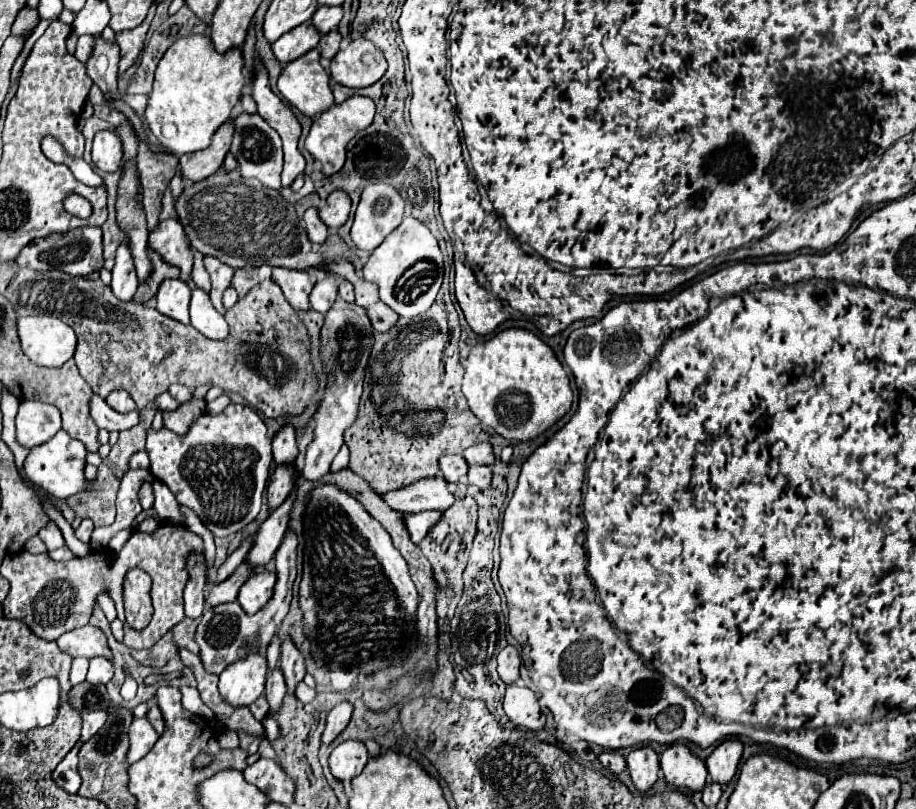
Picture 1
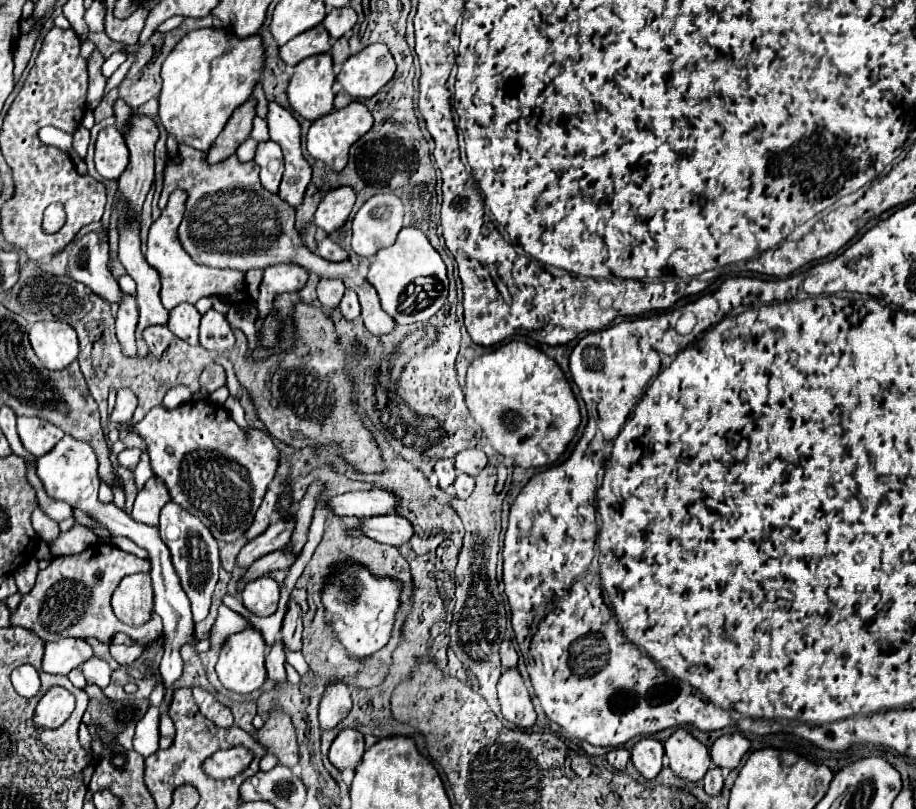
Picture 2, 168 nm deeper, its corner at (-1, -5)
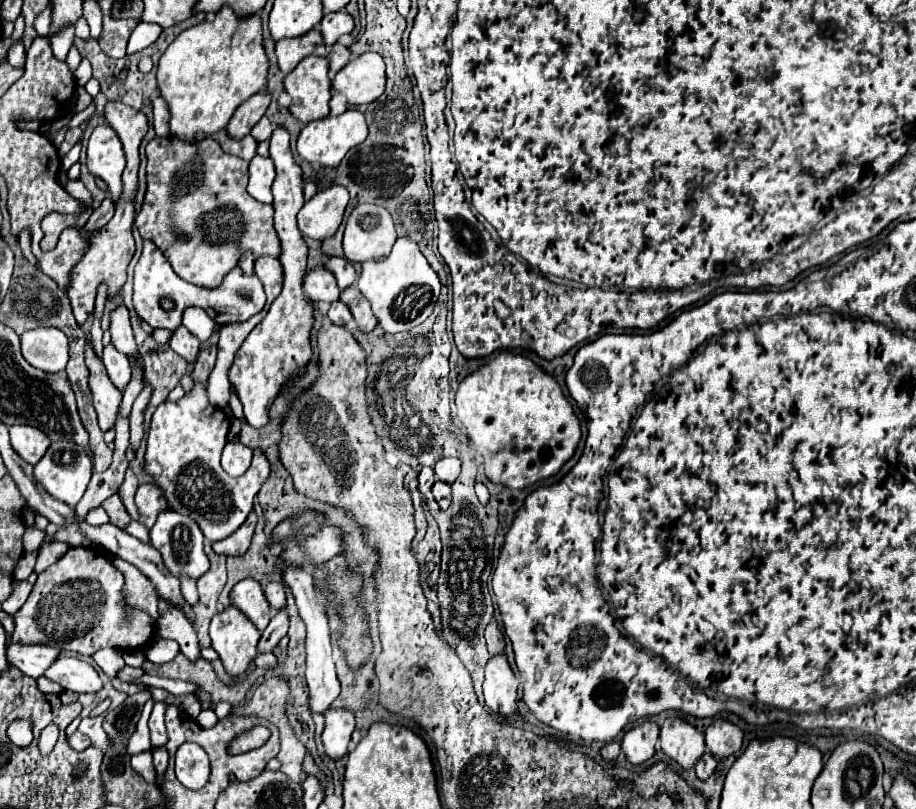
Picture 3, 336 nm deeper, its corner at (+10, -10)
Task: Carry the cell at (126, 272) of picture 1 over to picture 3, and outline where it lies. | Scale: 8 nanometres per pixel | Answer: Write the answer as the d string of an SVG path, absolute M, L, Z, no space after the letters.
M109 343L103 351L103 363L105 363L107 375L113 381L113 385L123 391L125 385L129 383L129 379L131 379L131 367L129 367L127 357L121 351L117 351L113 347L113 343Z

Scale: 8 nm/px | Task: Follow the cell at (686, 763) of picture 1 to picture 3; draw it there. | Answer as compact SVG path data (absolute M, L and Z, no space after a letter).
M667 717L661 727L661 751L679 763L683 769L695 767L699 757L705 753L703 733L681 717Z

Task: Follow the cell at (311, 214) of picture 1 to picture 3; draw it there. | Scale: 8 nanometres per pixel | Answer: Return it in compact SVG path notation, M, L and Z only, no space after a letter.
M327 257L325 269L329 269L335 275L339 289L345 289L347 285L351 285L355 281L355 269L353 269L353 263L349 259Z

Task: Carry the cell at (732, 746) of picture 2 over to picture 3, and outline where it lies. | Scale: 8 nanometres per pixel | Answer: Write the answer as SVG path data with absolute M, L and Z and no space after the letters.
M715 721L705 731L705 745L717 759L735 755L743 745L743 731L729 721Z

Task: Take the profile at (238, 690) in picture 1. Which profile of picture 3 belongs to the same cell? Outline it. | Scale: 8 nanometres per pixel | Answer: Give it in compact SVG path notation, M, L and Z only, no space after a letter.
M233 605L211 619L211 647L217 651L223 669L229 677L243 677L257 655L261 633Z

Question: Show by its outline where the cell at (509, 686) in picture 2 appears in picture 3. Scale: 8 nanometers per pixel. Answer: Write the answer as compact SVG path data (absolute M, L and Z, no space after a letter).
M491 657L485 669L483 695L487 707L503 717L517 715L517 679L507 663L507 657Z

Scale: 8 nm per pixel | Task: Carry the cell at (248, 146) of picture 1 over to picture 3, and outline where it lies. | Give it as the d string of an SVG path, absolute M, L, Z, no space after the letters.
M255 155L249 163L249 185L247 185L249 195L261 203L271 203L273 179L275 179L275 165L271 157Z

